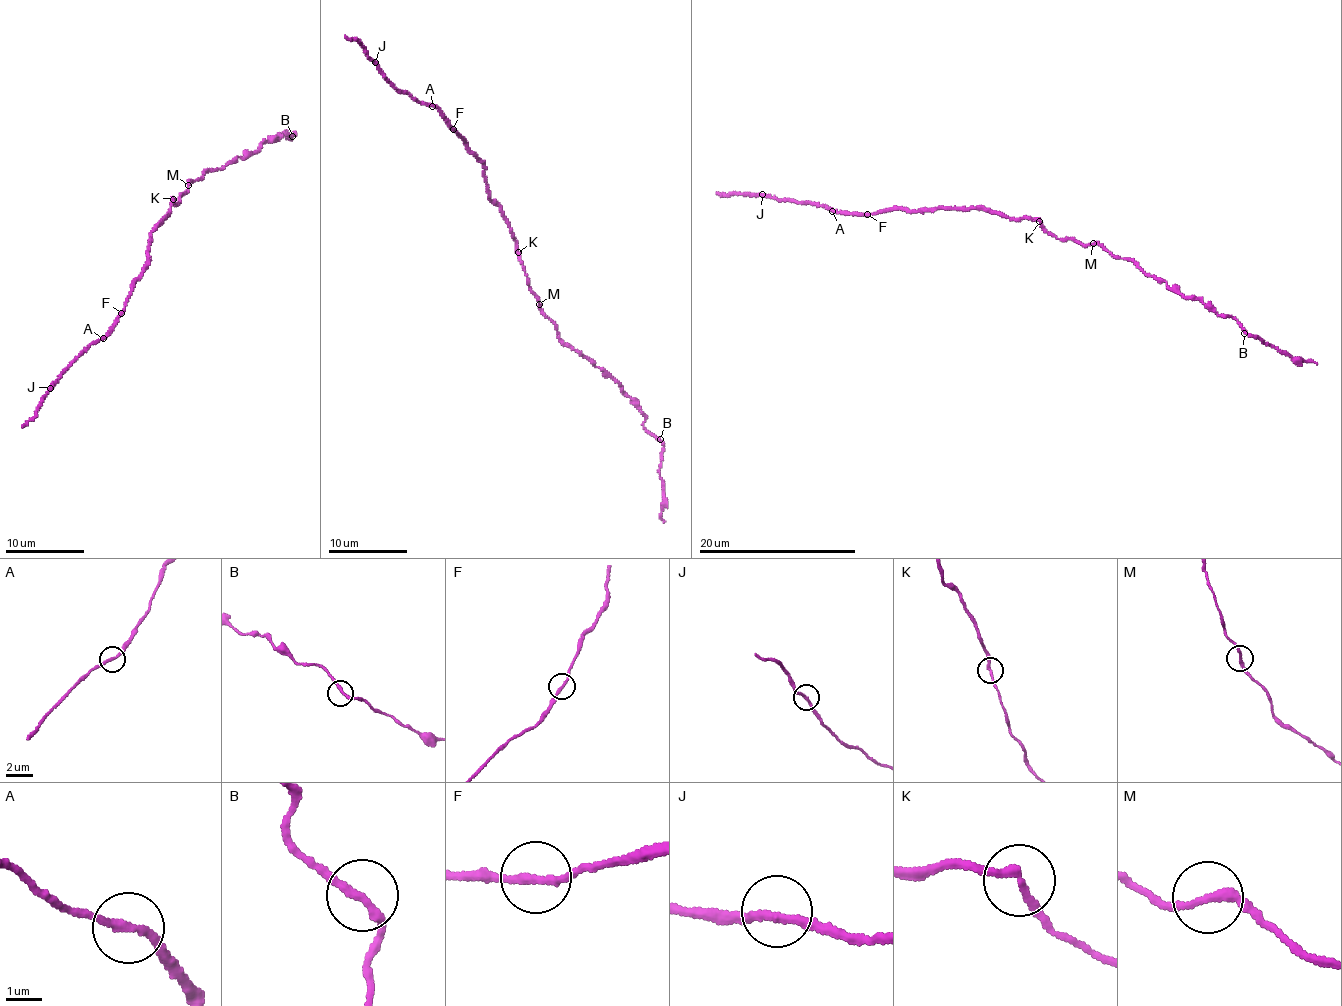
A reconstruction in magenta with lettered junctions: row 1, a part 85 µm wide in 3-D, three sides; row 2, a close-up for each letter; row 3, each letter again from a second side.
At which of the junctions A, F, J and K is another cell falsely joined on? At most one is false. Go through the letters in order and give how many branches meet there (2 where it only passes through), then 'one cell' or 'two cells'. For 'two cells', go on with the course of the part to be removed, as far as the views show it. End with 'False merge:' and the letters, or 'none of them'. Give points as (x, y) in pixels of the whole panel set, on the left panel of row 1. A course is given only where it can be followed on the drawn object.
A: branches 2; one cell
F: branches 2; one cell
J: branches 2; one cell
K: branches 2; two cells; course (173, 198), (179, 203), (187, 181), (253, 153), (281, 137), (278, 134), (294, 134), (285, 135), (288, 130)
False merge: K

